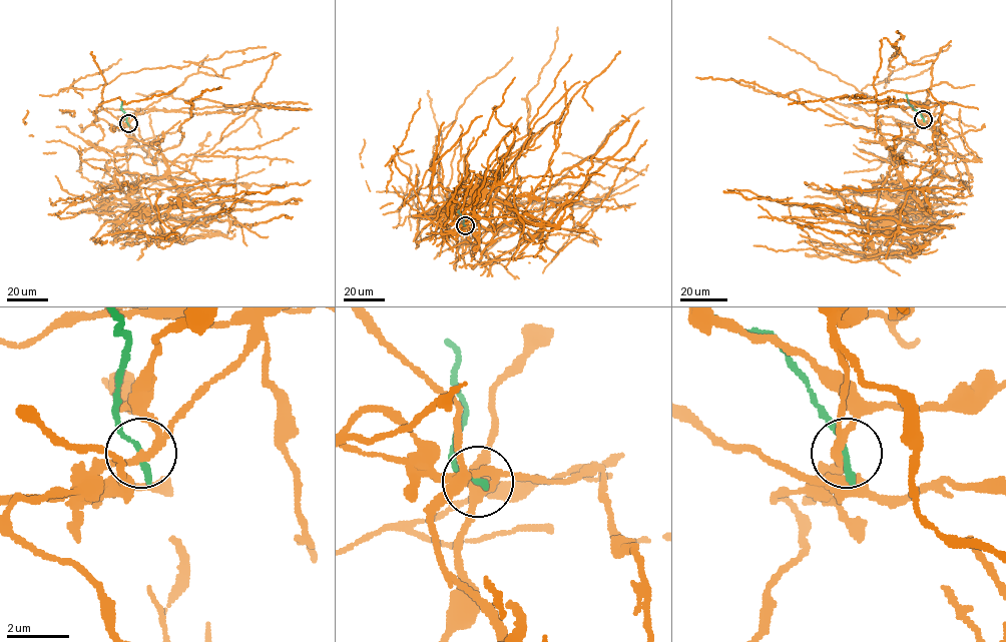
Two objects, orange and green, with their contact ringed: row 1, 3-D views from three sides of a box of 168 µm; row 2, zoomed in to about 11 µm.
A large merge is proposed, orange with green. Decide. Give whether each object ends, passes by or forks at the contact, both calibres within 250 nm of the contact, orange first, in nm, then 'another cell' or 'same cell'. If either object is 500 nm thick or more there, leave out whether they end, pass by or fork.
orange forks there; green ends there; 190 nm thick on the orange side, 240 nm on the other; another cell

